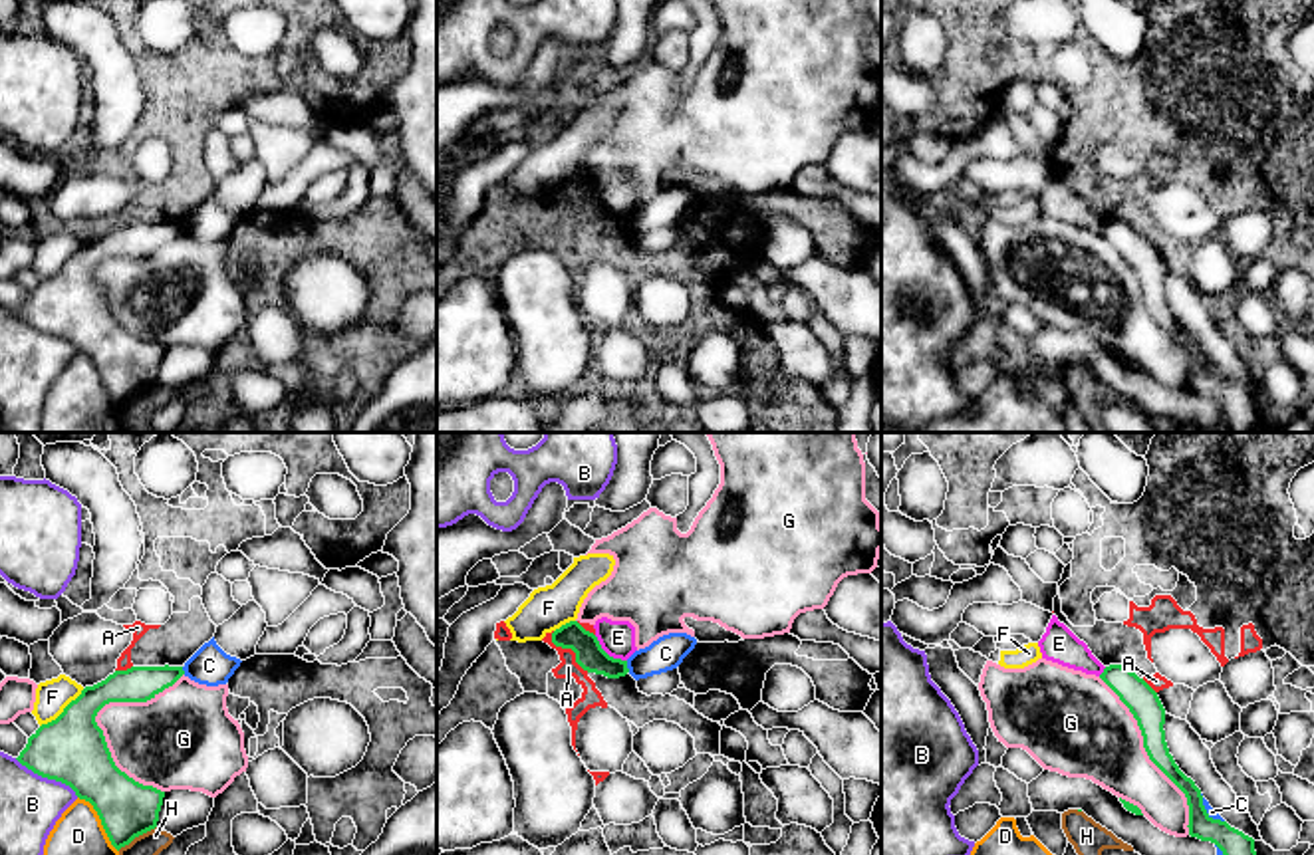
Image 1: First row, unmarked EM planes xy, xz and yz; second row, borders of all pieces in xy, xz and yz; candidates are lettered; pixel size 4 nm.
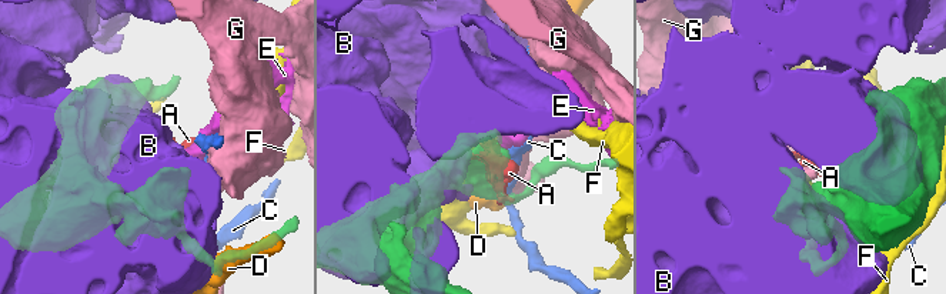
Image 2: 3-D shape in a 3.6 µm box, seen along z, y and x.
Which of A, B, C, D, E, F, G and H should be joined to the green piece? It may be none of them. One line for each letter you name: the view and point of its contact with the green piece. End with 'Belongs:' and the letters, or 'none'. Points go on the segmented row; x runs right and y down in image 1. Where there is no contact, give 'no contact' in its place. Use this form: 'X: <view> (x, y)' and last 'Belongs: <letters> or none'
Belongs: none

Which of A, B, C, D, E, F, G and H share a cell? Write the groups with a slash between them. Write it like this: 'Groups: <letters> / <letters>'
Groups: A H / B / C / D E / F / G

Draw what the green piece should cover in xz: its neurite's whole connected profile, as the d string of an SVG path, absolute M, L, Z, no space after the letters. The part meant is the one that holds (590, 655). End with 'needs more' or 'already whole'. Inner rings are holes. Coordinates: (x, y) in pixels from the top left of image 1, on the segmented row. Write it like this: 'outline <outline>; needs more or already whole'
outline M570 621L552 633L552 643L576 653L576 663L595 674L619 678L629 672L627 661L609 657L597 637L586 631L578 621Z; already whole

